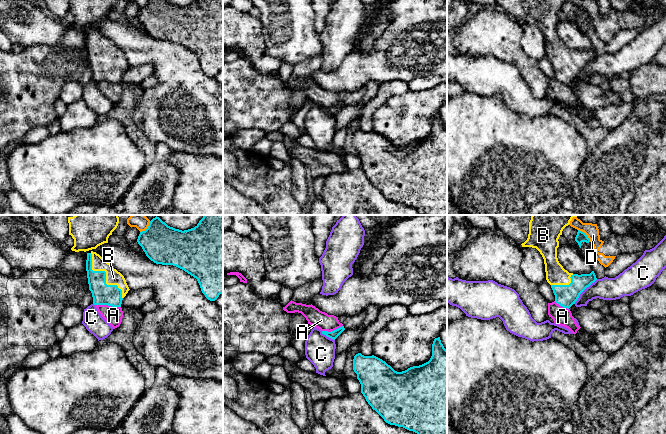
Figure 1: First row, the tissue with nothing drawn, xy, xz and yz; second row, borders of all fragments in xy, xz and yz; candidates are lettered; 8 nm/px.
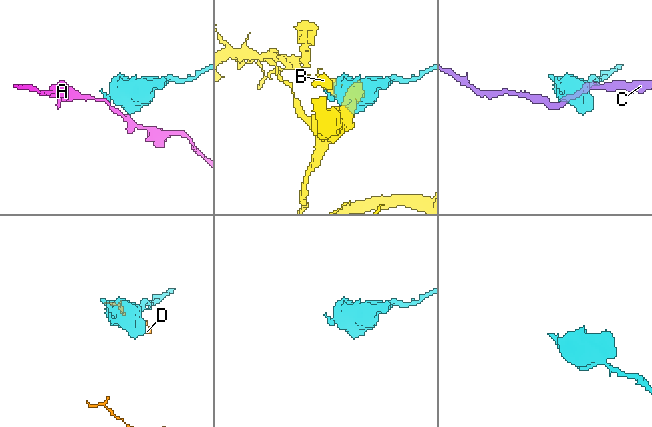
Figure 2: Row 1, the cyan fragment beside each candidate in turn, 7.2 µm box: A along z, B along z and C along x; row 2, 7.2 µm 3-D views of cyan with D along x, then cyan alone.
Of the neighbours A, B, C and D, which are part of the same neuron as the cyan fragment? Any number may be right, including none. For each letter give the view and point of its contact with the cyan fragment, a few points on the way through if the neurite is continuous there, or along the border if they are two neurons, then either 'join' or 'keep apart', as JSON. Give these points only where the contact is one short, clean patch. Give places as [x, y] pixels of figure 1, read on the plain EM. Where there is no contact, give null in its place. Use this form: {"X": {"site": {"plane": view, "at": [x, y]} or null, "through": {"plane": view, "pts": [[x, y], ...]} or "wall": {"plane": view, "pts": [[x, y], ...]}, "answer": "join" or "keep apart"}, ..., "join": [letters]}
{"A": {"site": {"plane": "xy", "at": [108, 81]}, "wall": {"plane": "xy", "pts": [[95, 80], [120, 83]]}, "answer": "keep apart"}, "B": {"site": {"plane": "xy", "at": [105, 51]}, "answer": "join"}, "C": {"site": {"plane": "yz", "at": [584, 65]}, "wall": {"plane": "yz", "pts": [[597, 55], [580, 70], [574, 79]]}, "answer": "keep apart"}, "D": {"site": {"plane": "yz", "at": [585, 10]}, "answer": "keep apart"}, "join": ["B"]}

